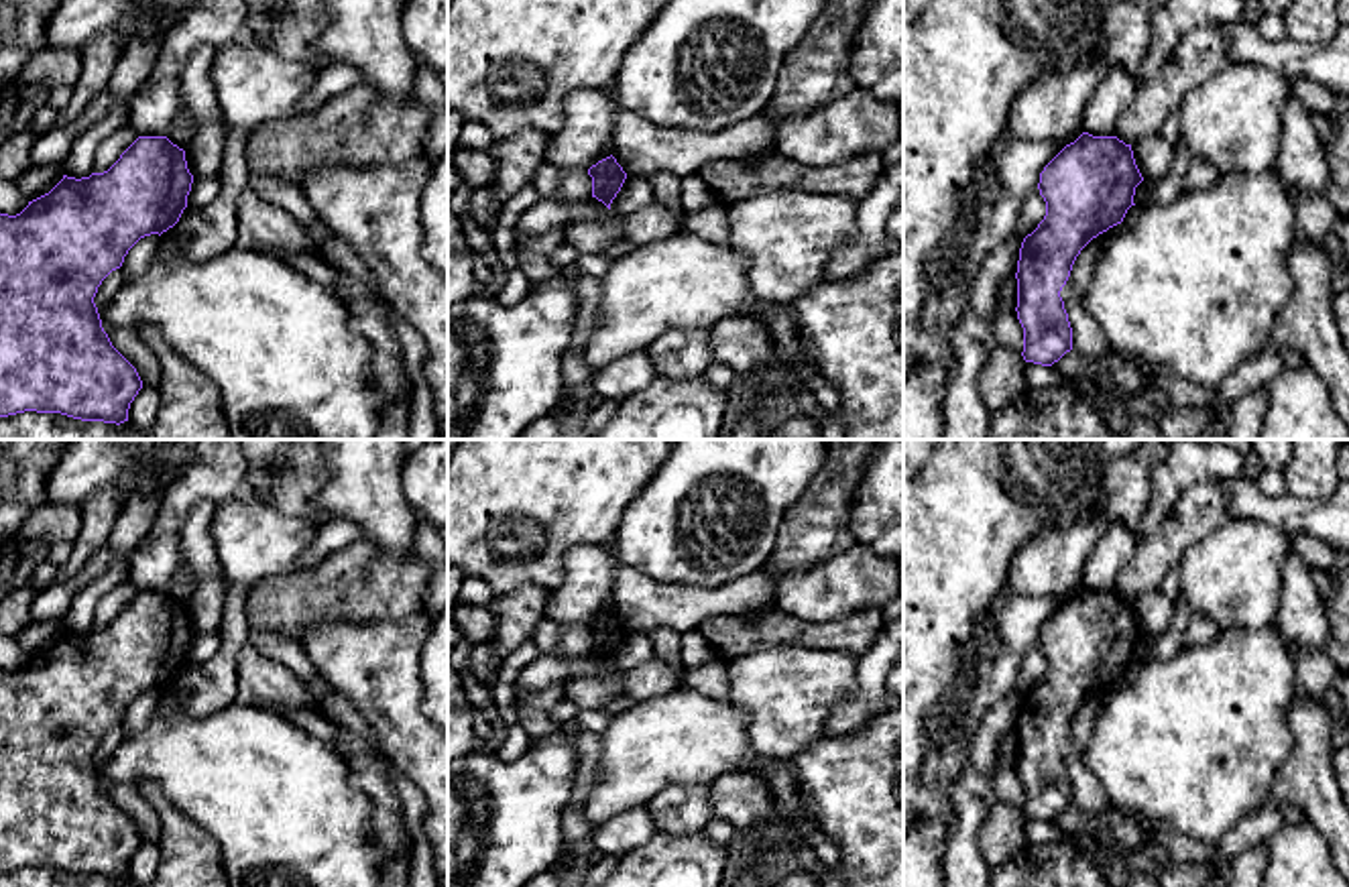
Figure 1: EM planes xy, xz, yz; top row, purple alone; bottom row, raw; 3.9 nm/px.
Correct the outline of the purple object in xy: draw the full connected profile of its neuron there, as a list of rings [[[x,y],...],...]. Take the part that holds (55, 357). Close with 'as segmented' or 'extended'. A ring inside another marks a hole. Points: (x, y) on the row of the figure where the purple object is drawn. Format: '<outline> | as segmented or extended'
[[[138,136],[104,173],[67,177],[16,214],[0,214],[0,417],[37,411],[81,421],[124,423],[142,380],[112,346],[94,297],[102,281],[122,267],[128,250],[144,236],[173,228],[191,191],[193,175],[185,151],[167,136]]] | as segmented

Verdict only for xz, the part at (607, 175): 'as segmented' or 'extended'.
as segmented

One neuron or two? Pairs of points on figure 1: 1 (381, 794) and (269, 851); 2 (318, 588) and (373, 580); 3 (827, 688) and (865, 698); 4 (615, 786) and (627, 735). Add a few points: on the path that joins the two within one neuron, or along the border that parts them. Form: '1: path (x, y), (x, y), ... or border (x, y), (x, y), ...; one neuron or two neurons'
1: border (344, 759), (350, 782), (371, 806), (375, 847); two neurons
2: path (332, 588), (359, 584); one neuron
3: border (859, 660), (855, 684), (833, 708), (827, 735); two neurons
4: path (627, 774), (627, 747); one neuron

